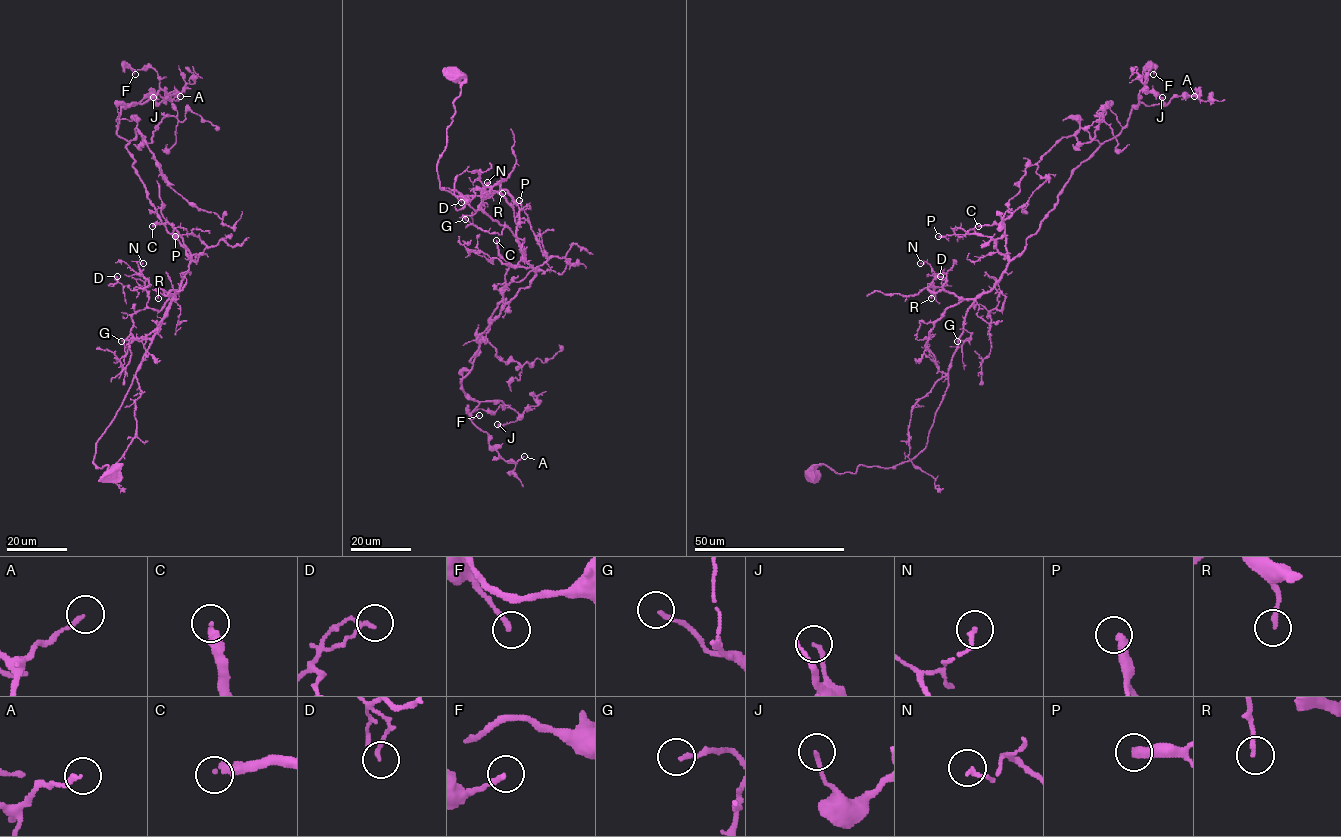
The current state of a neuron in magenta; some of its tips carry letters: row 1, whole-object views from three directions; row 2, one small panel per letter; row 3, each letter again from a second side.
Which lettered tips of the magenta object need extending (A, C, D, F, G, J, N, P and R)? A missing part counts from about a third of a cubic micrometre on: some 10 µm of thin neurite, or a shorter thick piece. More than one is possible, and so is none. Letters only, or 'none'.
C, G

